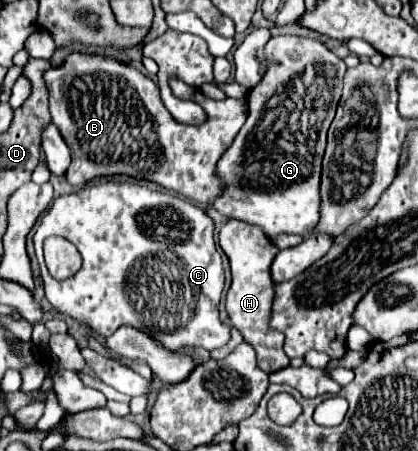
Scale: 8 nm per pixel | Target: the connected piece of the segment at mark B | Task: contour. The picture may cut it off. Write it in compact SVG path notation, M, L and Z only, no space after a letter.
M84 53L68 55L64 65L50 69L44 79L50 93L52 123L58 127L62 139L72 151L72 163L66 171L66 179L70 185L82 187L84 183L96 177L128 175L134 179L158 183L160 187L176 191L196 203L212 205L214 199L222 195L224 187L220 177L216 175L216 163L232 145L232 139L246 121L246 99L212 101L202 97L200 91L196 91L196 103L204 105L204 111L208 113L208 125L182 125L164 107L158 93L158 85L152 79L144 77L132 65L116 63L116 59L112 57Z

